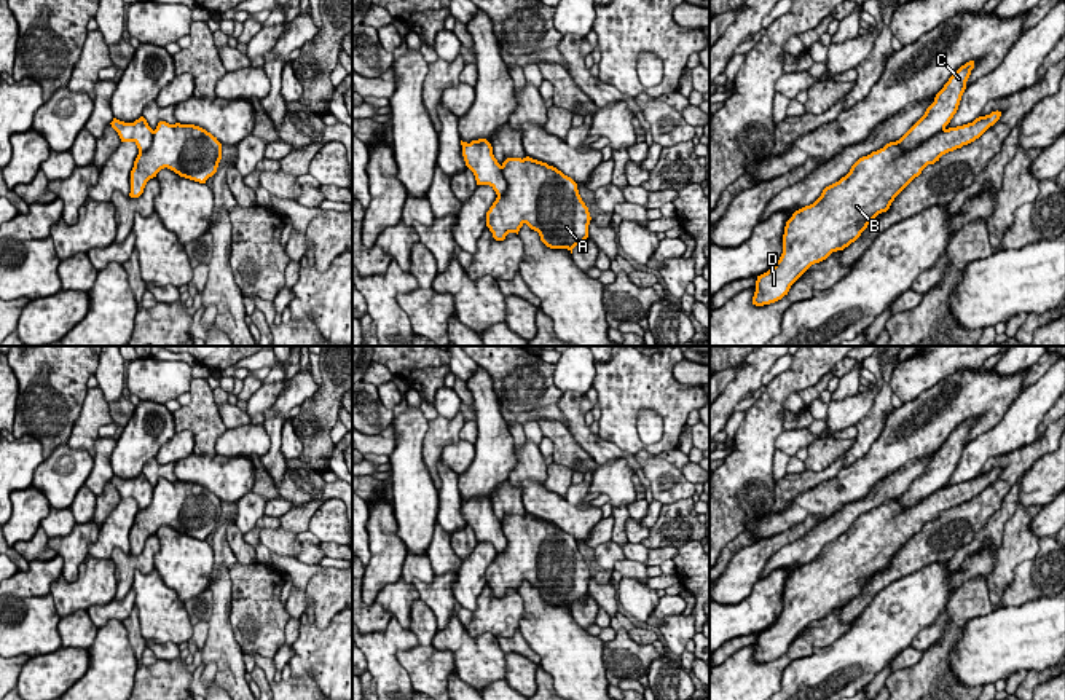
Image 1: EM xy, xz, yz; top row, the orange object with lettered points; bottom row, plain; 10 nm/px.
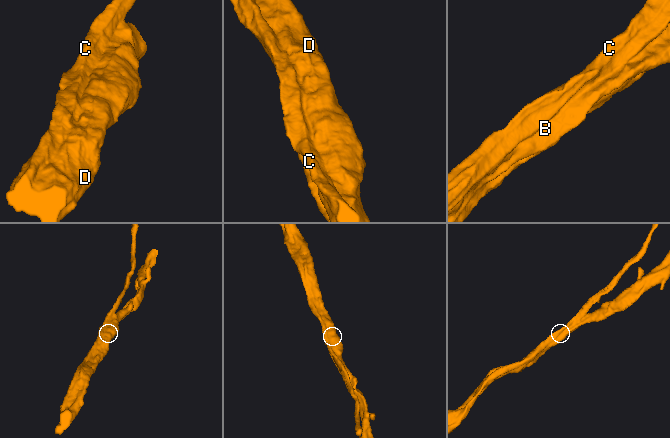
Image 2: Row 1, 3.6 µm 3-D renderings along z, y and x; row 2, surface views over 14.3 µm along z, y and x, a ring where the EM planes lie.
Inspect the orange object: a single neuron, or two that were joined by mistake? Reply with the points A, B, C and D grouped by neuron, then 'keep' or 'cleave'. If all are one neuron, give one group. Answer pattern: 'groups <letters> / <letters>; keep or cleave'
groups A B C D; keep

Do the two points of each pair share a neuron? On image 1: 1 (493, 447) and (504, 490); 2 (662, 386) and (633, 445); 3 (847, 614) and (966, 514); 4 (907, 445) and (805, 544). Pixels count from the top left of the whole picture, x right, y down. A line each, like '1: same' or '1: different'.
1: different
2: same
3: same
4: different

